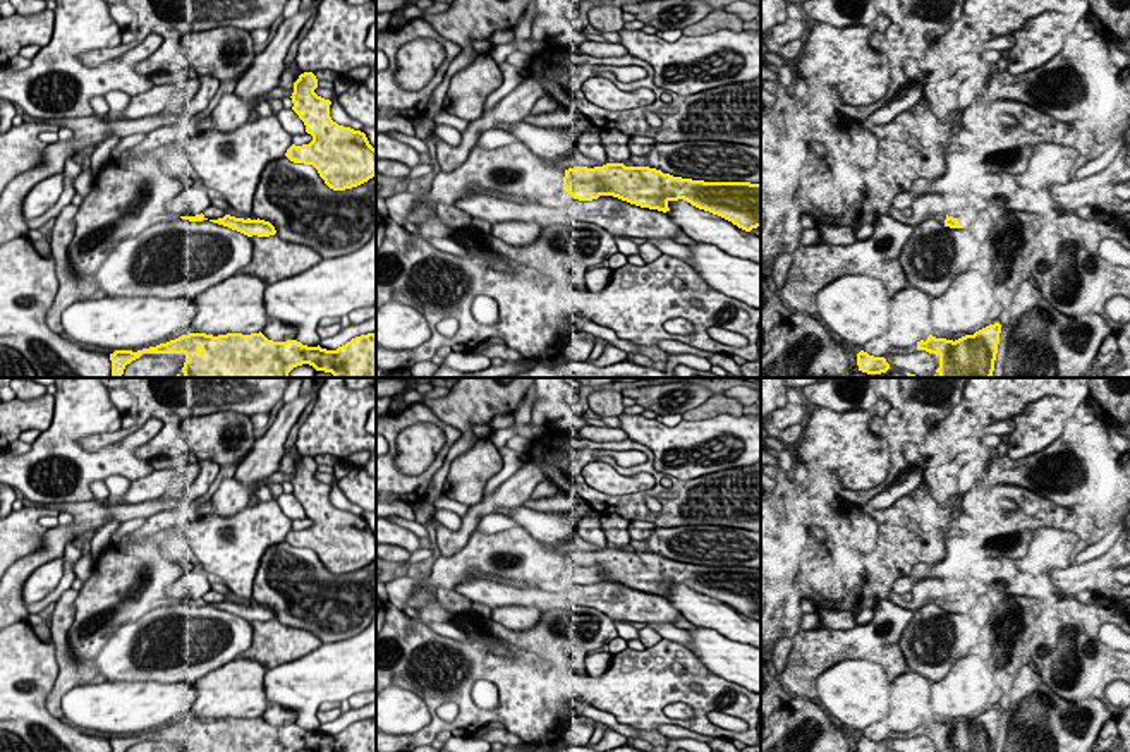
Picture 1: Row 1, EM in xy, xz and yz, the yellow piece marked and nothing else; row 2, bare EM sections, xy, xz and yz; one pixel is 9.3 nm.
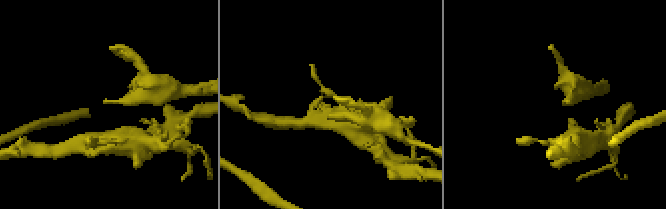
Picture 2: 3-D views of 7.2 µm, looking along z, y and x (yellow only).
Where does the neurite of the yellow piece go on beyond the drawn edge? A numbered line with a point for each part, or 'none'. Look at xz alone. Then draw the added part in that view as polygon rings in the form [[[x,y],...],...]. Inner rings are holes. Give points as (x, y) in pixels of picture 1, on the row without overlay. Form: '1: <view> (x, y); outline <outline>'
1: xz (514, 553); outline [[[512,527],[496,534],[472,532],[453,556],[438,556],[428,579],[398,577],[385,584],[388,606],[404,611],[417,591],[455,589],[464,580],[500,577],[513,582],[558,582],[565,555],[546,549],[526,529]]]

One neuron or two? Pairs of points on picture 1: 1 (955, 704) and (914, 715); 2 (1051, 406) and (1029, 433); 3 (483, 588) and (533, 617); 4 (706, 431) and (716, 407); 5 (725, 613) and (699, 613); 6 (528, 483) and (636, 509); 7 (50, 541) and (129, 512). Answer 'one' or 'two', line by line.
1: two
2: one
3: two
4: two
5: one
6: two
7: one

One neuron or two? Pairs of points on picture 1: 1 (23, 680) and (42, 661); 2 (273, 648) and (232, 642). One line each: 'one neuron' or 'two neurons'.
1: one neuron
2: two neurons

